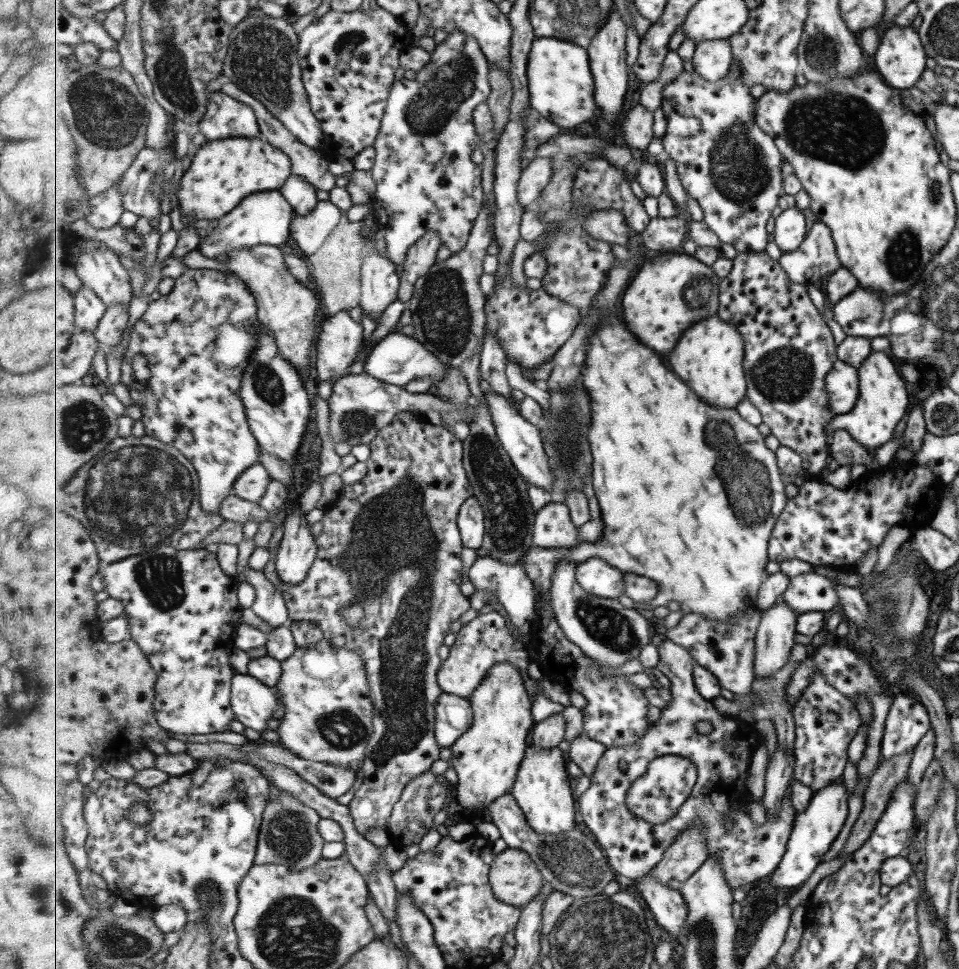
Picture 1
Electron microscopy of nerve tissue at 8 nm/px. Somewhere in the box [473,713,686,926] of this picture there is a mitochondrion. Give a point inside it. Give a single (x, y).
(574, 865)

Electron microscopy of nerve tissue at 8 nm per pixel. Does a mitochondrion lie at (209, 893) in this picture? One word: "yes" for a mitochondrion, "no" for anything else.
yes

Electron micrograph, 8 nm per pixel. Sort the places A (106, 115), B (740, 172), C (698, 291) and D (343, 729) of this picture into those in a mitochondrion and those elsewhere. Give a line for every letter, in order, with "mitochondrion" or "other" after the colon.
A: mitochondrion
B: mitochondrion
C: mitochondrion
D: mitochondrion

